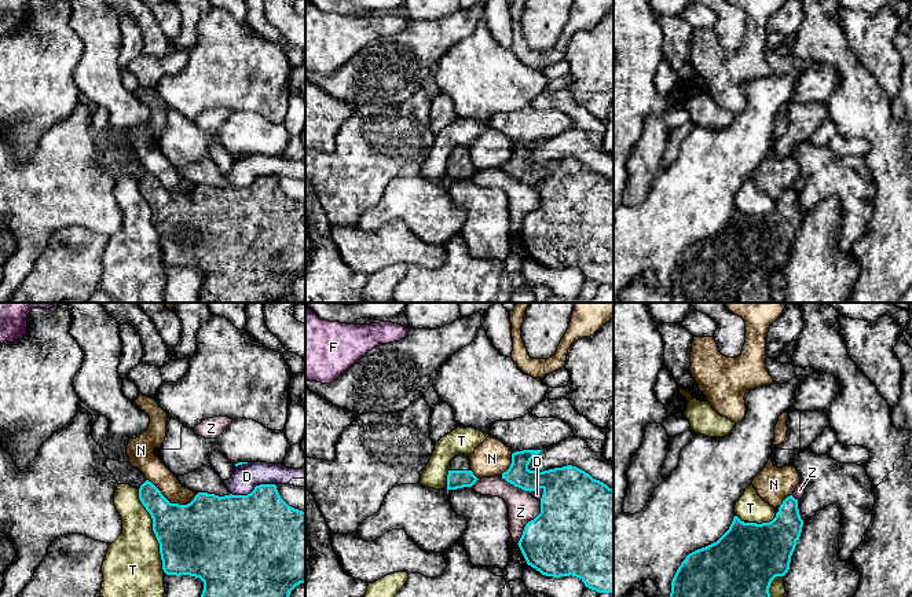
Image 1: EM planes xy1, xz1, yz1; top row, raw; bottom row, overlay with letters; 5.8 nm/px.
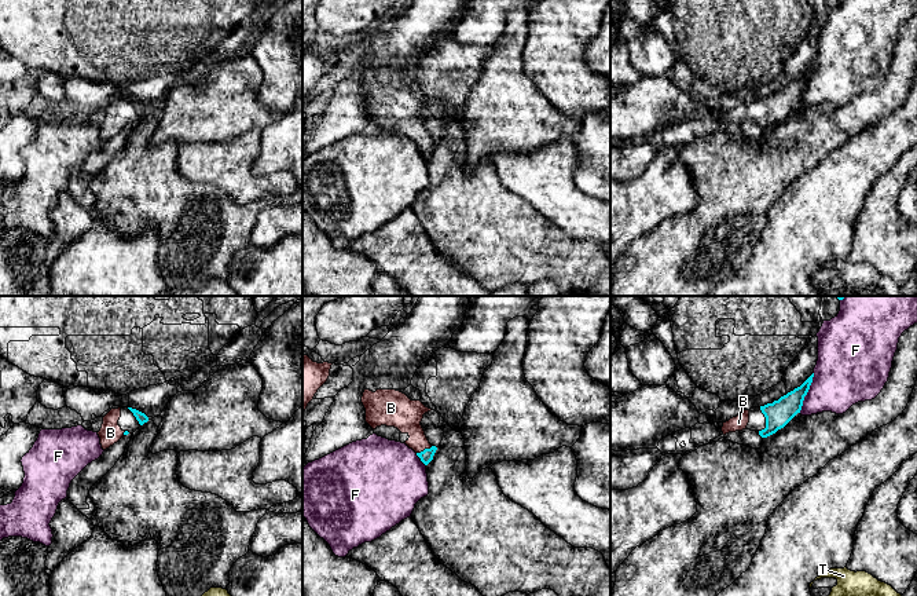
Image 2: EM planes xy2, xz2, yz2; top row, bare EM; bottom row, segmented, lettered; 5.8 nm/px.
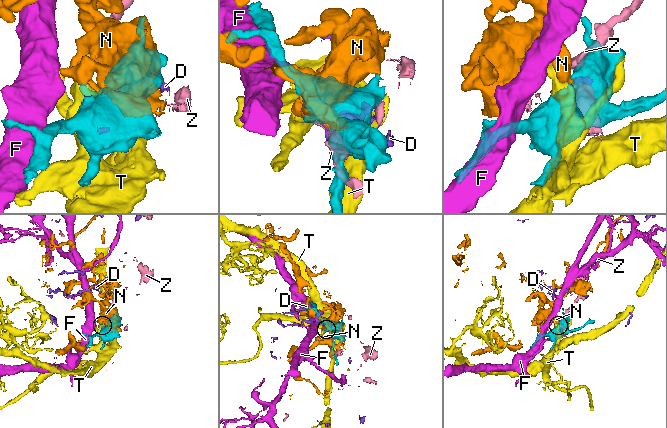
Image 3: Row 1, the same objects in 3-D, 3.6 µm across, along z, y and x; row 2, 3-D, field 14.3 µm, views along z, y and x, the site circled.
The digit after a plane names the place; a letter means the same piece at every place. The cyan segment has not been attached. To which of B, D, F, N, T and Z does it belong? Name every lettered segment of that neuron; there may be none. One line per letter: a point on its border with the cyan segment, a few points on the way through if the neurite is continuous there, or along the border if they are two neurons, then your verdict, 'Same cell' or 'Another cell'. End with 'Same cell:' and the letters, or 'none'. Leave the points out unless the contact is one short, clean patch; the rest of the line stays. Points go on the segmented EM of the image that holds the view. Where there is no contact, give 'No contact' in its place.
B: Touches cyan at xz2 (424, 450). Path across: xz2 (426, 456), (424, 450), (406, 414). Same cell
D: Touches cyan at xy1 (253, 490). Another cell
F: Touches cyan at yz2 (807, 391). Another cell
N: Touches cyan at xy1 (172, 504). Boundary: xy1 (146, 479), (171, 502), (187, 504), (197, 494). Another cell
T: Touches cyan at xy1 (153, 530). Another cell
Z: Touches cyan at xz1 (528, 522). Another cell
Same cell: B

